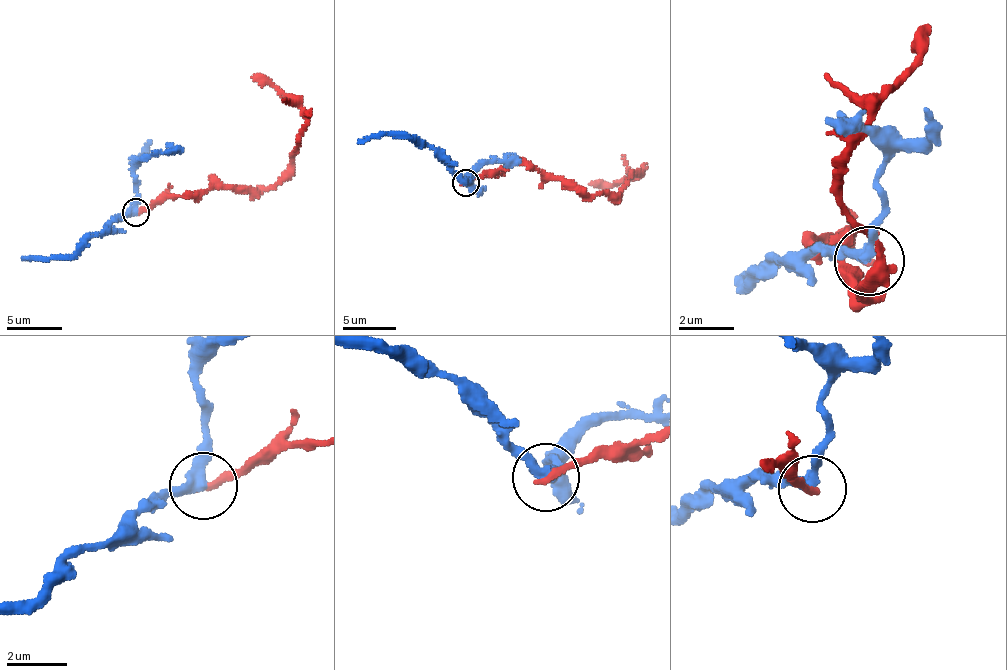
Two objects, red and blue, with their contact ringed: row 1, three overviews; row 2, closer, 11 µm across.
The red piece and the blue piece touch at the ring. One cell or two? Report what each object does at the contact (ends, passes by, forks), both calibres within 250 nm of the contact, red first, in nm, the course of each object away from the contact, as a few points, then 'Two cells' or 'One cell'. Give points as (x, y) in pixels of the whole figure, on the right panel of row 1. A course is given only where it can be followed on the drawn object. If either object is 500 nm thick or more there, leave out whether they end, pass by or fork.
At the ring red ends. At the ring blue passes by. Thickness 240 nm (red) against 320 nm. Course of red: (867, 259), (811, 254), (875, 281), (846, 146), (927, 26). Course of blue: (867, 259), (805, 247), (741, 284), (753, 264), (778, 268). One cell

